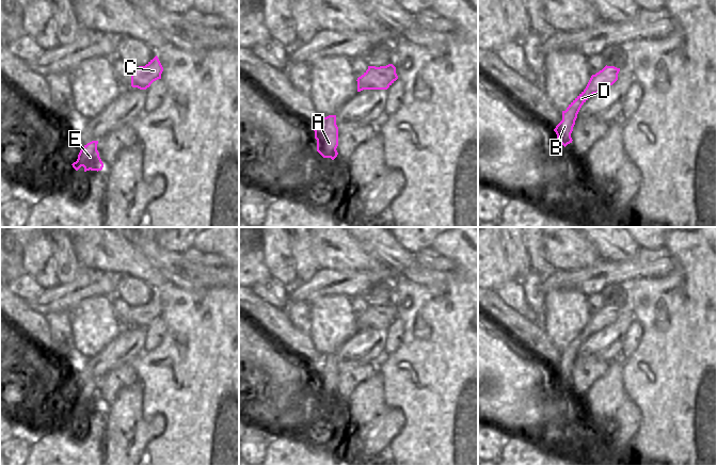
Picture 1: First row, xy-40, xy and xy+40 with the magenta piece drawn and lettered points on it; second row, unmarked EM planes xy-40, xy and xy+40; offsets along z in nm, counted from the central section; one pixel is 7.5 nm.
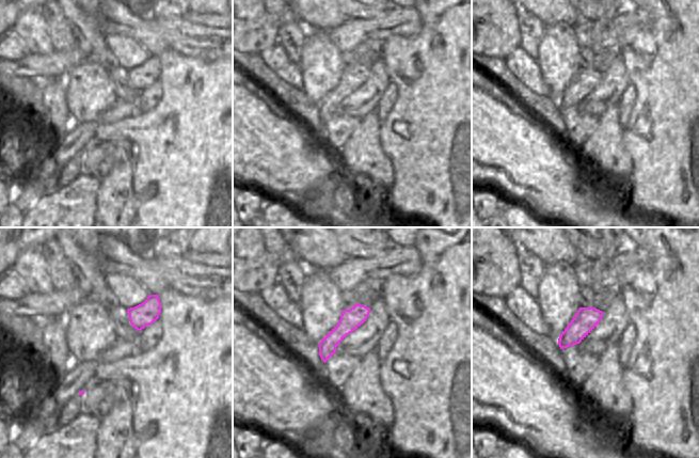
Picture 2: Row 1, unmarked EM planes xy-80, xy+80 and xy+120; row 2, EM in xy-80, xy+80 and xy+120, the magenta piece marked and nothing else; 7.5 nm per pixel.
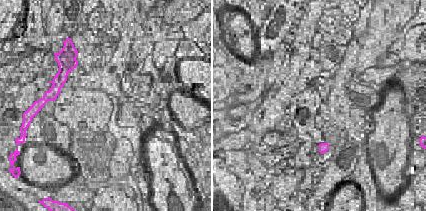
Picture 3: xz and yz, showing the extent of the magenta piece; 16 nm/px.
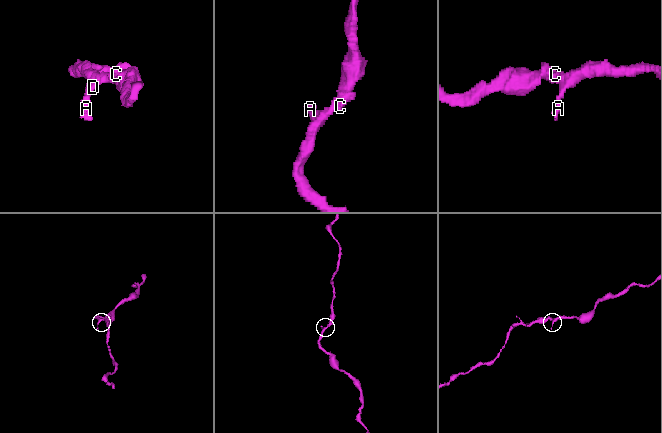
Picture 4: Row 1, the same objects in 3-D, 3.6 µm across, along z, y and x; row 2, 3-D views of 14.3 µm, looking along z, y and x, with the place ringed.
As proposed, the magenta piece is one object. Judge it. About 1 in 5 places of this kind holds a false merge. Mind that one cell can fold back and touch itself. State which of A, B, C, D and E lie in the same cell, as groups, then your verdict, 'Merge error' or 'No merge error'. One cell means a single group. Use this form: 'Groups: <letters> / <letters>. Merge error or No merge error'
Groups: A B C D E. No merge error.

